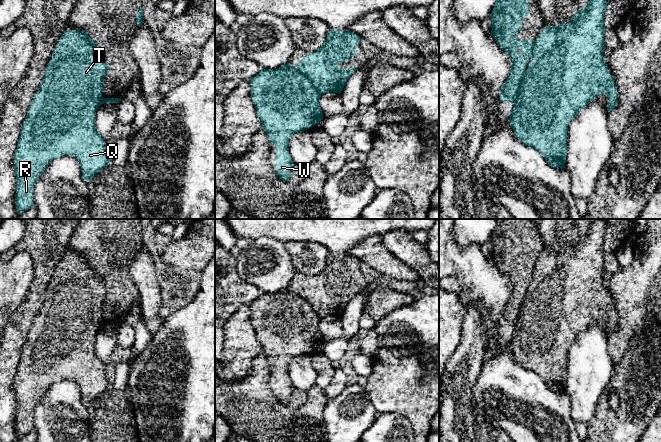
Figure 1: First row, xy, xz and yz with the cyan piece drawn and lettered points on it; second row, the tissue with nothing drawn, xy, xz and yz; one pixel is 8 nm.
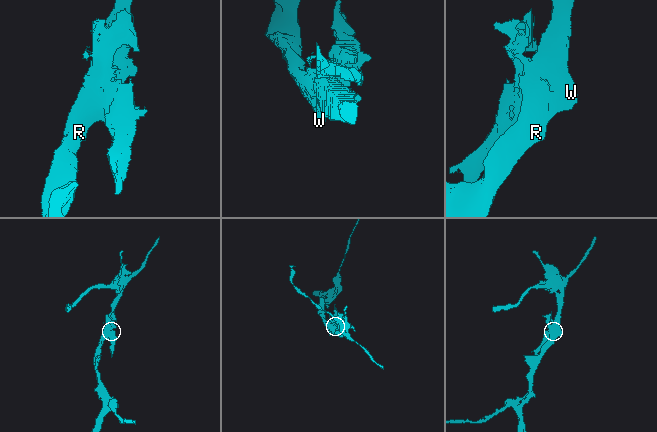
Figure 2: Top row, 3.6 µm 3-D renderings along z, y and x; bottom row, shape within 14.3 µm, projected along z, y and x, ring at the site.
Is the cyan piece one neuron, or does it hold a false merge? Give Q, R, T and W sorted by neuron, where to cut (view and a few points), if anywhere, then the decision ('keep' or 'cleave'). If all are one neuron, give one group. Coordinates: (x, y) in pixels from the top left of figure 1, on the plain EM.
Q / R T W | xy (101, 320), (55, 381) | cleave

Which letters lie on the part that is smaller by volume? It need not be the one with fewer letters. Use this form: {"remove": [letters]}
{"remove": ["Q"]}

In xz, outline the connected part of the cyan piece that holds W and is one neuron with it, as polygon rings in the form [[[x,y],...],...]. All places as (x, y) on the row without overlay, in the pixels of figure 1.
[[[264,293],[249,305],[251,309],[251,323],[255,330],[257,339],[262,347],[262,353],[268,360],[269,368],[276,369],[276,398],[281,404],[290,403],[292,392],[294,390],[289,379],[289,364],[295,357],[305,355],[316,346],[315,334],[296,334],[295,340],[289,338],[281,329],[280,316],[283,312],[288,311],[283,306],[276,305],[276,294]]]

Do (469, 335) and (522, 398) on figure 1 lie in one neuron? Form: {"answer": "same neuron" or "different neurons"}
{"answer": "different neurons"}

